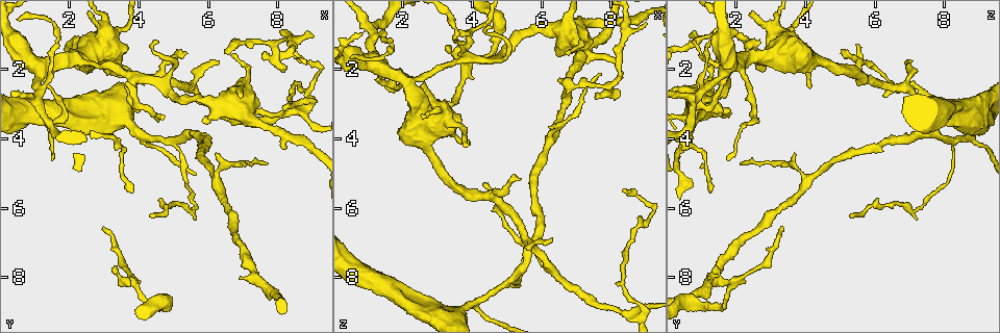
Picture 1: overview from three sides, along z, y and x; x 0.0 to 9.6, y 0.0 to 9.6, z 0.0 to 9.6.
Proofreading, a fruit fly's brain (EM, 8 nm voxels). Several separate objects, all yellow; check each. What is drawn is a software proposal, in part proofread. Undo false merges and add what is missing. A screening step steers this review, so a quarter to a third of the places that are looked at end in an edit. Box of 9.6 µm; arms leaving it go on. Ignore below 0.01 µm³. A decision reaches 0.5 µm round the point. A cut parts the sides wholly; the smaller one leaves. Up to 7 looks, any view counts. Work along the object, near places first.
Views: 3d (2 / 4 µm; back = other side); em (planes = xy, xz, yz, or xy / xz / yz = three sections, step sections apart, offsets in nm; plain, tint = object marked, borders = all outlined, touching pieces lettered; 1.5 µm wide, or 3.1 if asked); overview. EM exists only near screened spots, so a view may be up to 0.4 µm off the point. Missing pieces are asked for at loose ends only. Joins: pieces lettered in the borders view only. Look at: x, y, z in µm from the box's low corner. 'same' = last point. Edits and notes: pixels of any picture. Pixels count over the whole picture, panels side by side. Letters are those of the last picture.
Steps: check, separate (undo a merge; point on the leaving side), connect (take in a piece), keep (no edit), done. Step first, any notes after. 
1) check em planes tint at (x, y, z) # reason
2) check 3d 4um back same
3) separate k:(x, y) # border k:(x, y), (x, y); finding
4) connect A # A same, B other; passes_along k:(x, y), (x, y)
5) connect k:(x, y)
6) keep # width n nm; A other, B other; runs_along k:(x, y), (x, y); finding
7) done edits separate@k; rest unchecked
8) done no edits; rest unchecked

check em planes borders at (3.45, 1.80, 3.85) # thick turns thin

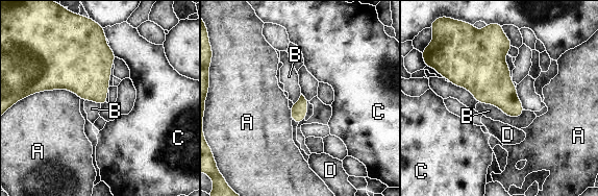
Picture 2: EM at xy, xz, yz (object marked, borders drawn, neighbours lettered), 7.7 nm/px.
keep # width 130 nm; A other, B other, C other, D other; one cell here

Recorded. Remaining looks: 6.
check em planes borders at (8.25, 1.95, 2.75)

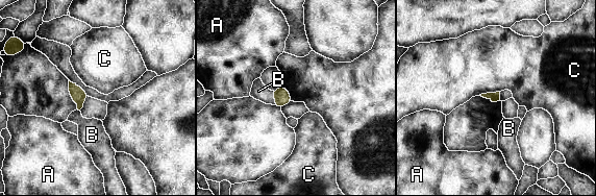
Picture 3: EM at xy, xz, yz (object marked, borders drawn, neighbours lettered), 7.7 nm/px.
keep # A other, B other, C other; border 3:(499, 91), (478, 95); no lettered piece goes on from it

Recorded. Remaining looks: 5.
check 3d 4um at (4.60, 1.20, 0.80) # tapers out

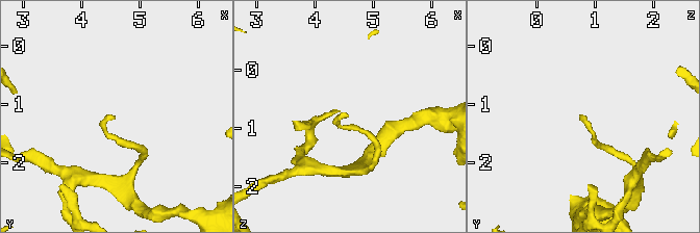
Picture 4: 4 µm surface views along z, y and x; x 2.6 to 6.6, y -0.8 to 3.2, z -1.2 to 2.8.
check em planes borders at (4.60, 1.25, 0.80) # need the tissue

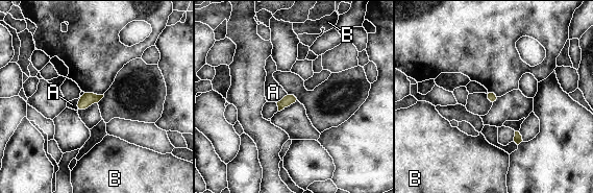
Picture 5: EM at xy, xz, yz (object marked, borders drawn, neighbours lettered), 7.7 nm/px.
keep # width 90 nm; A other, B other; border 5:(83, 92), (75, 110); none of them fits

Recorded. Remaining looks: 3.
done no edits; rest unchecked

